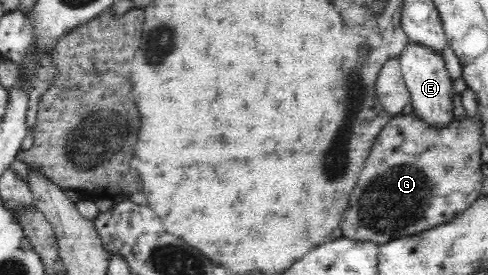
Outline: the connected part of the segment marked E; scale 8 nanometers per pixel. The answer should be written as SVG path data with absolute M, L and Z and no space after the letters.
M408 44L397 57L402 77L410 94L415 115L430 125L447 125L453 116L453 80L449 77L442 55L425 45Z

